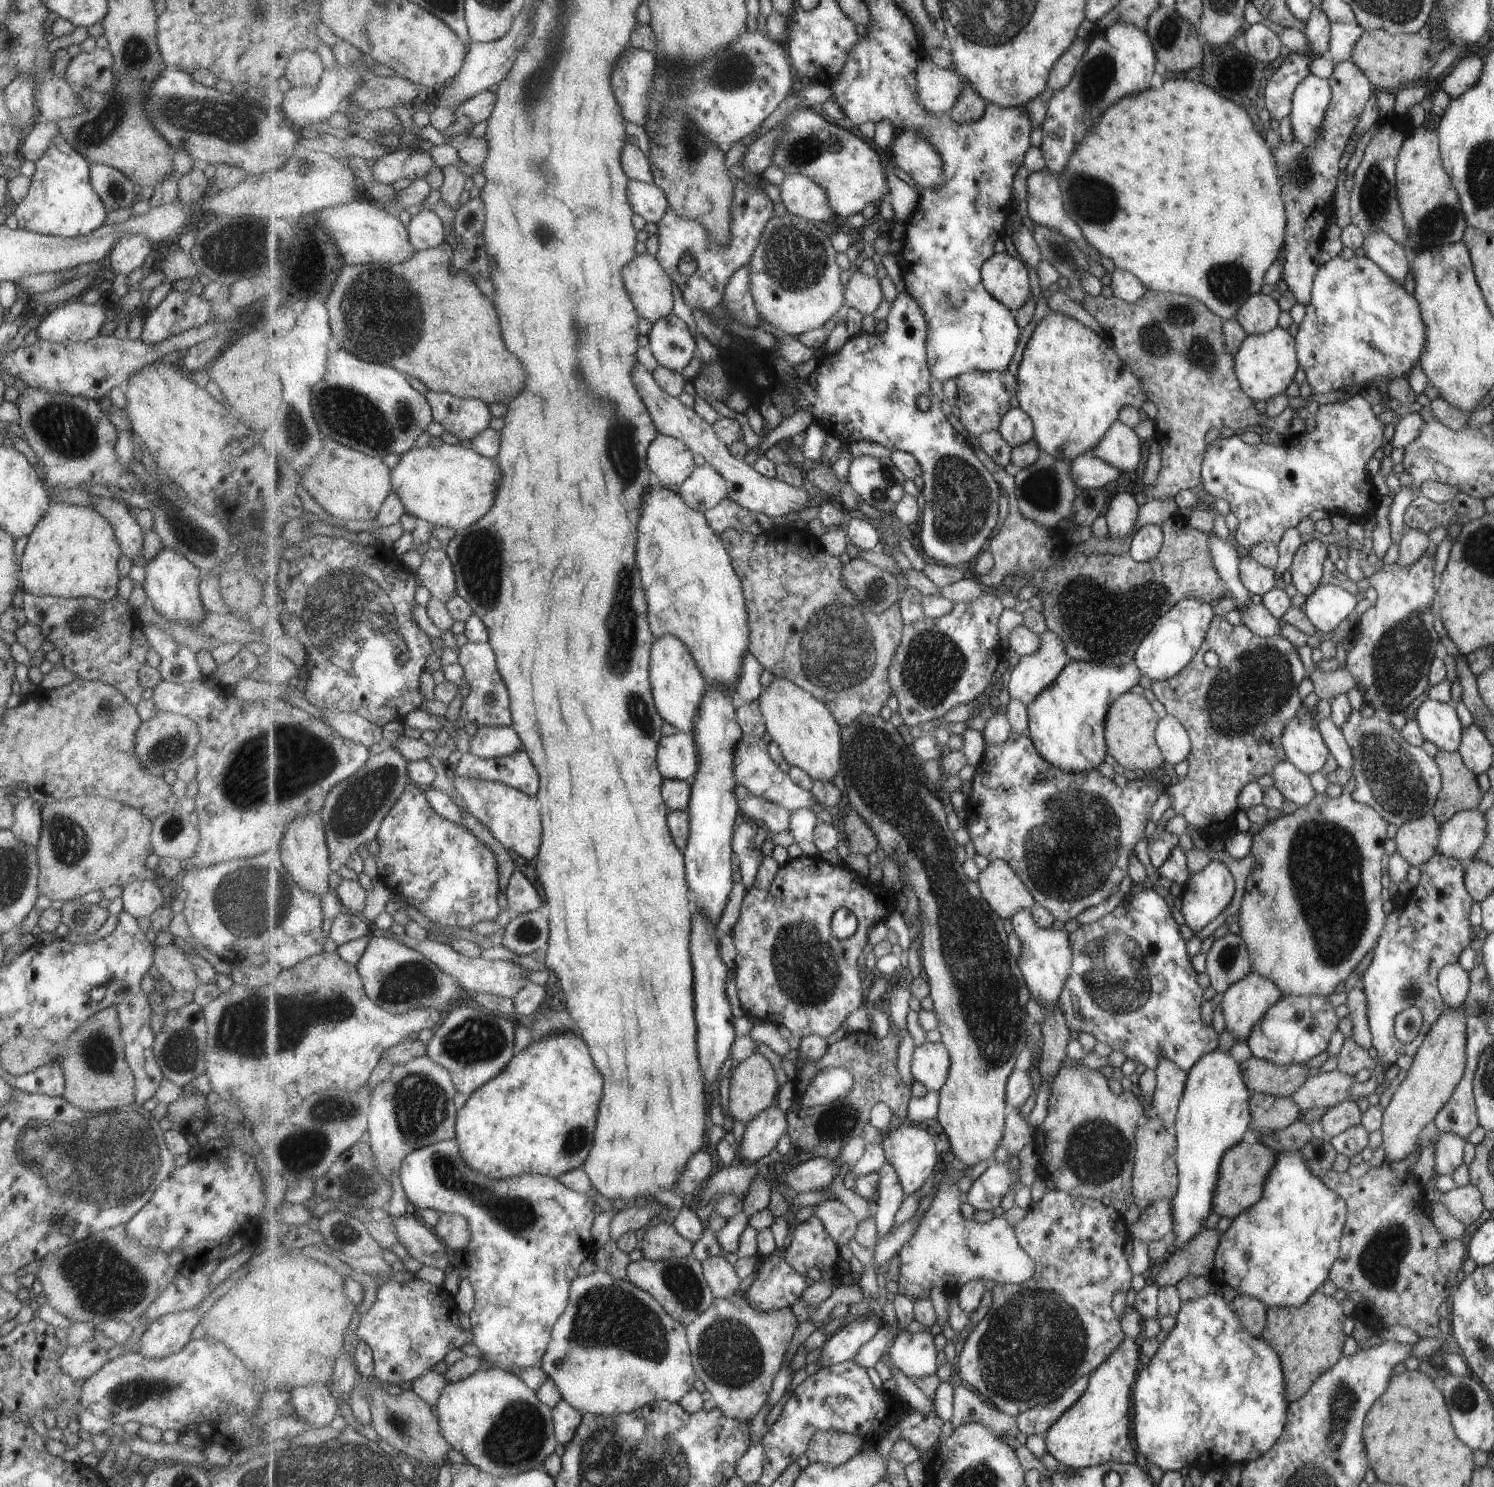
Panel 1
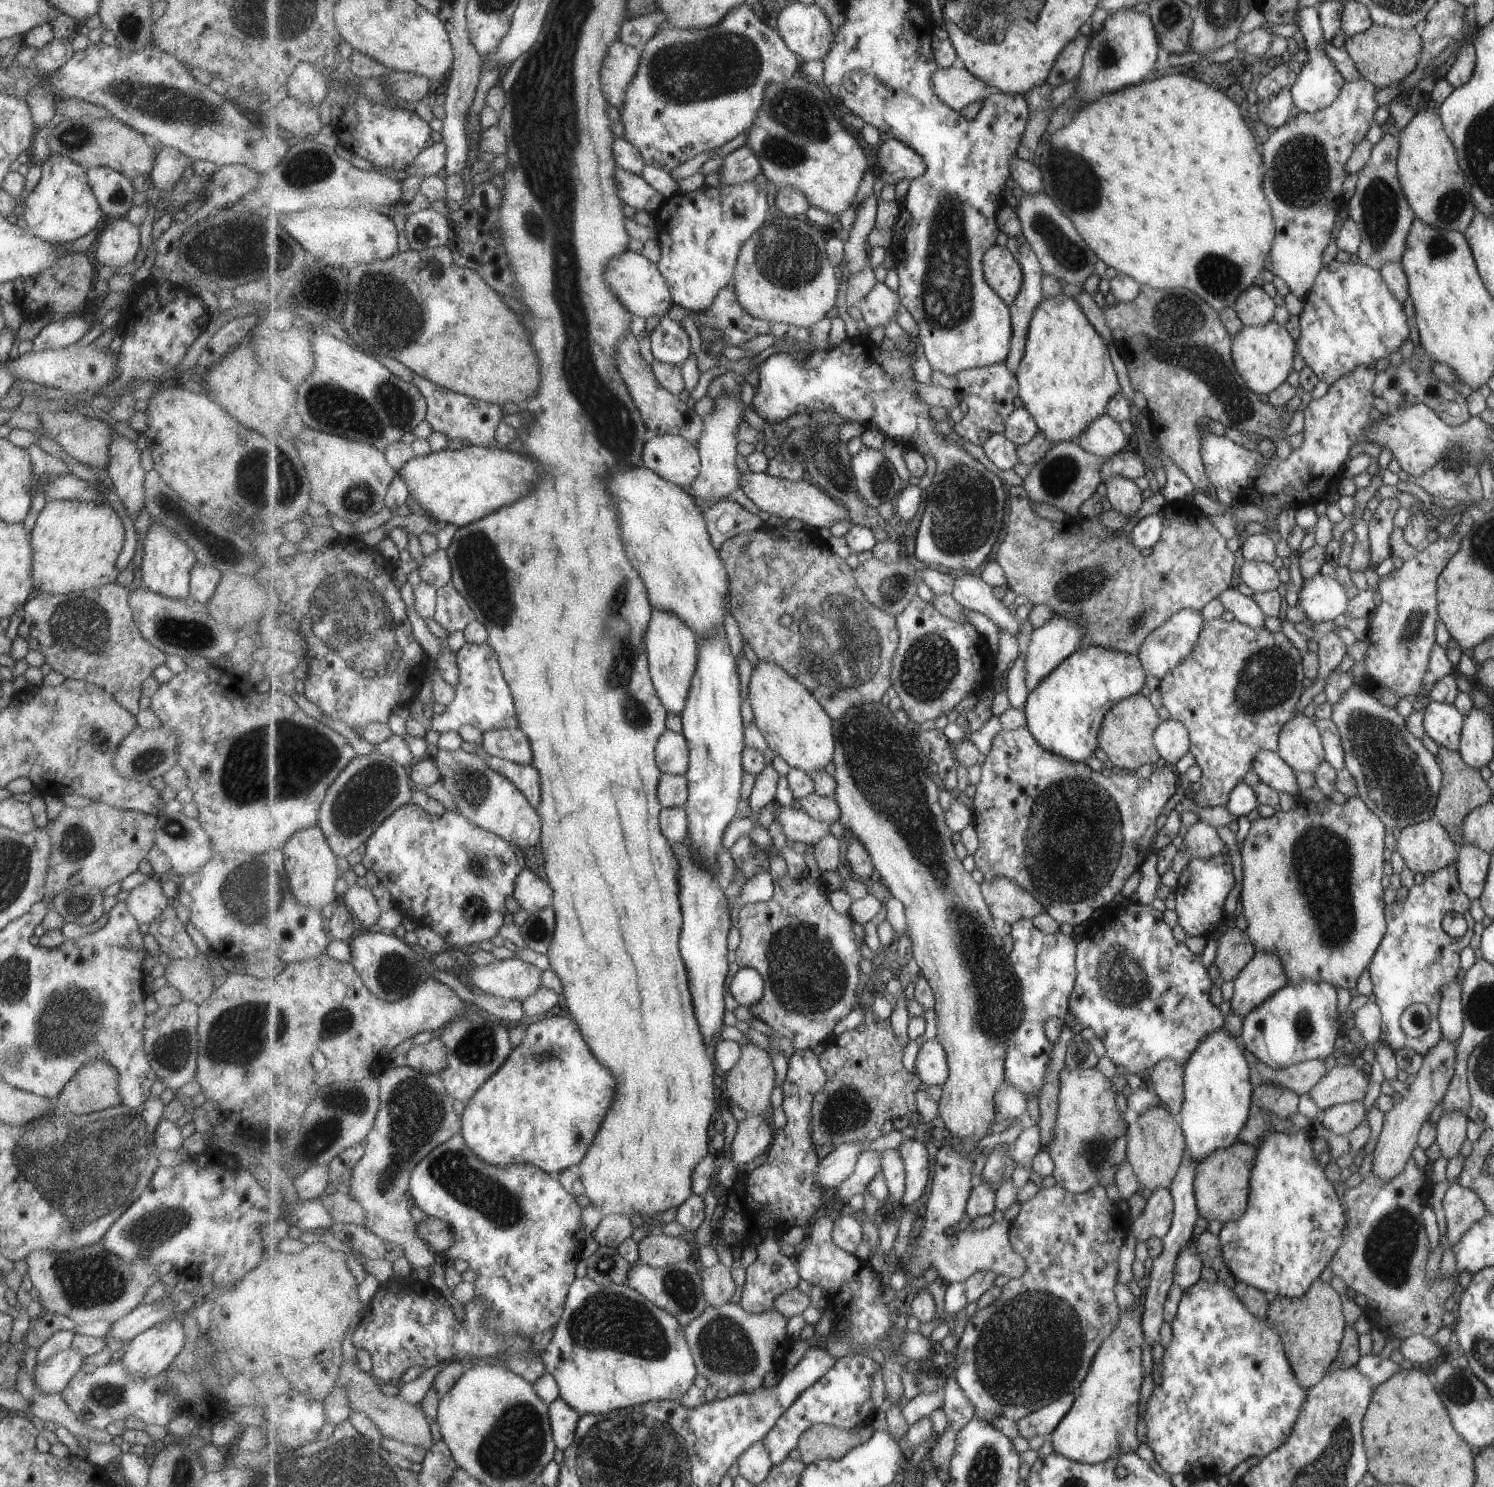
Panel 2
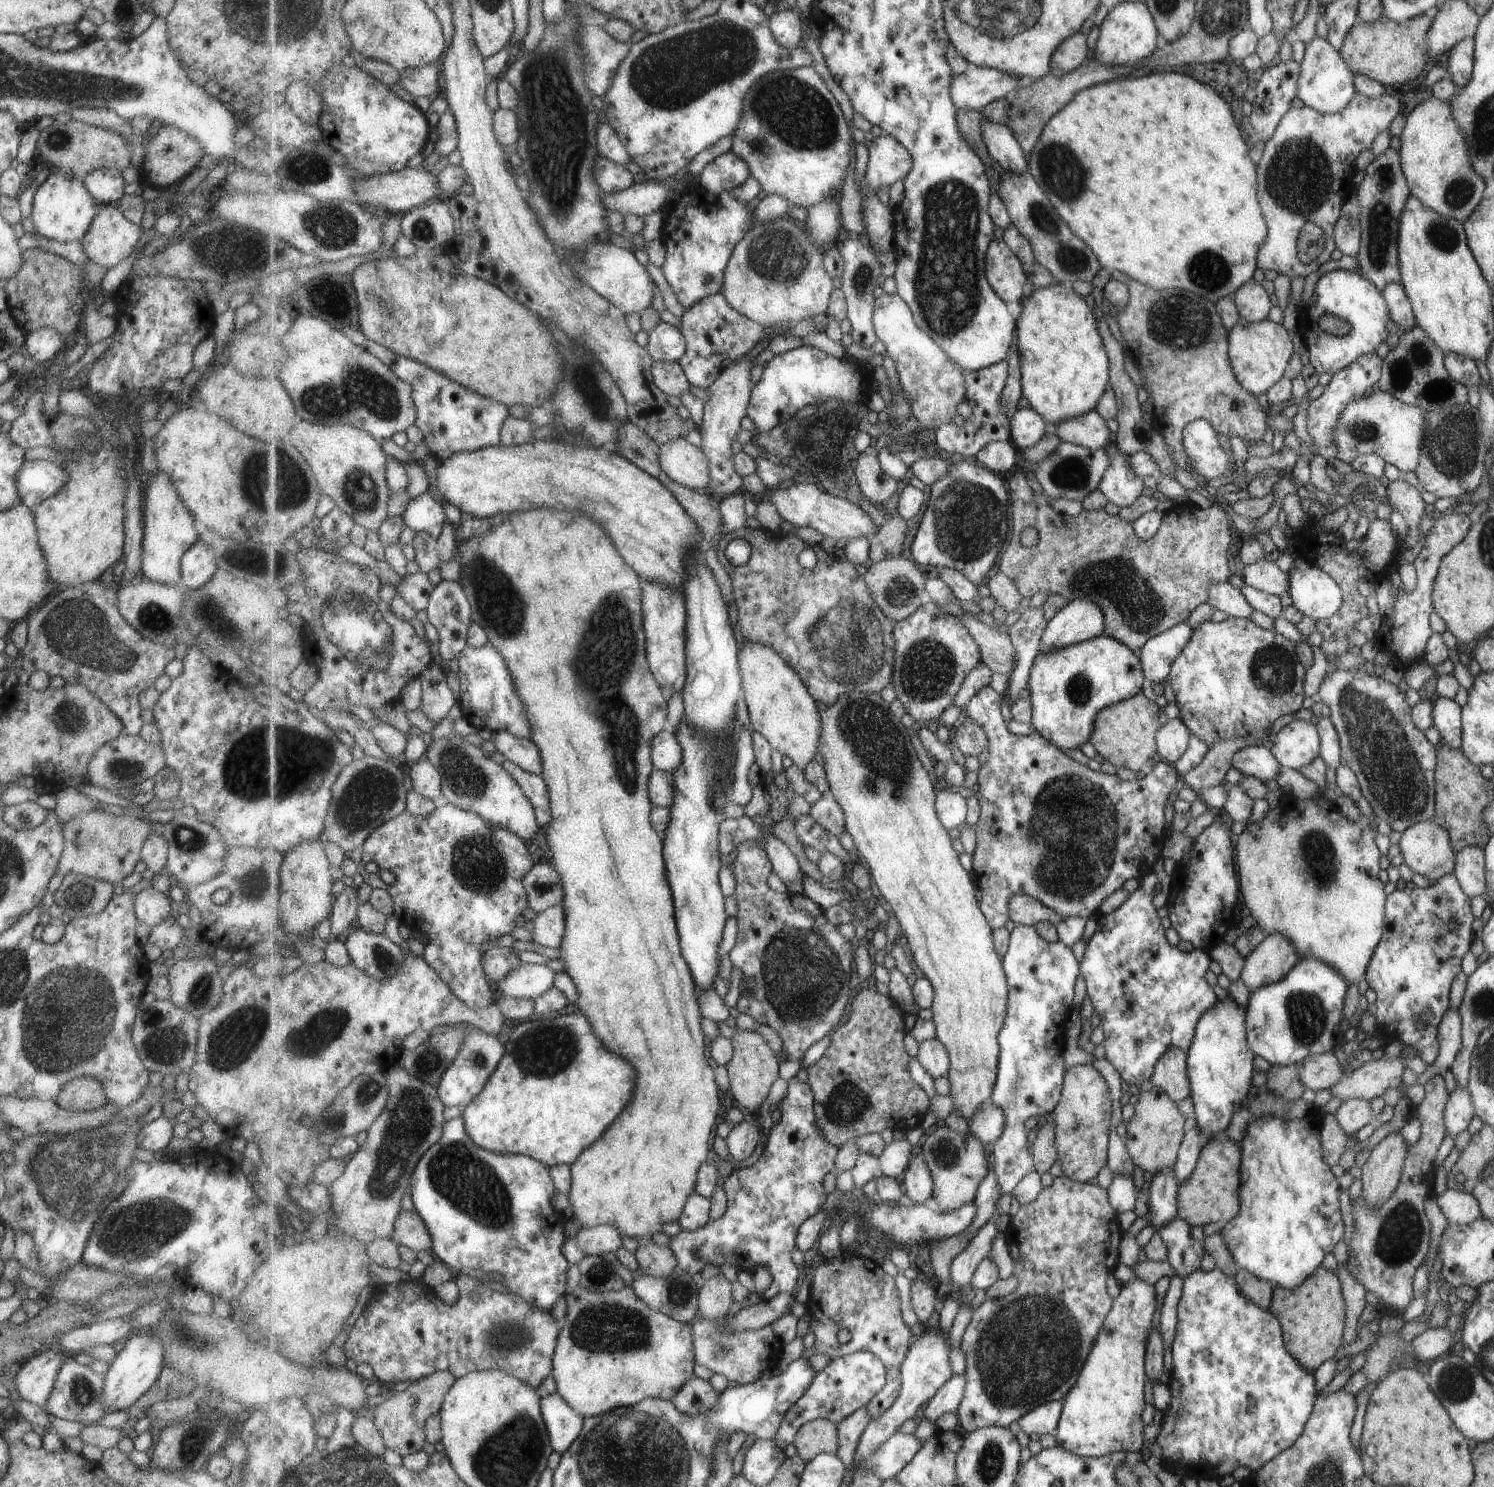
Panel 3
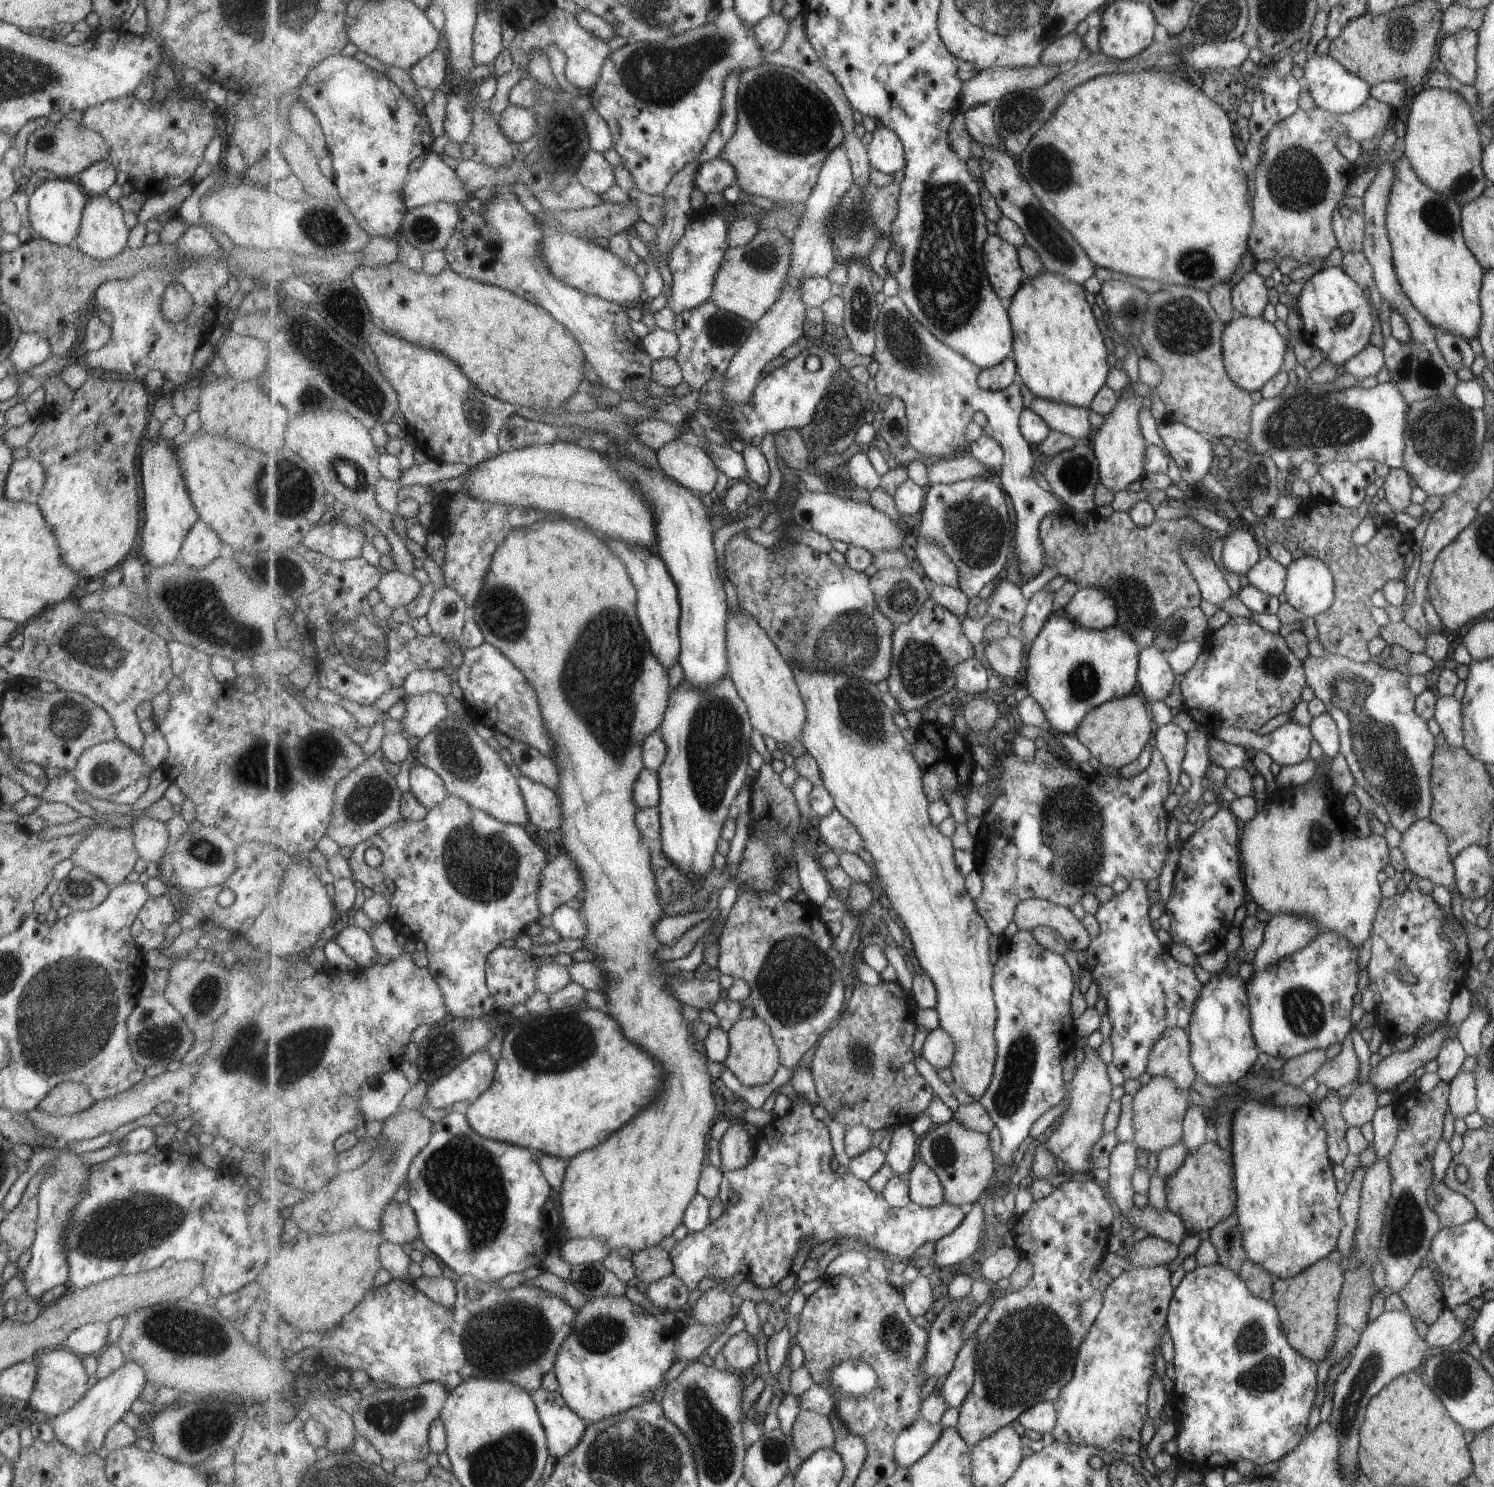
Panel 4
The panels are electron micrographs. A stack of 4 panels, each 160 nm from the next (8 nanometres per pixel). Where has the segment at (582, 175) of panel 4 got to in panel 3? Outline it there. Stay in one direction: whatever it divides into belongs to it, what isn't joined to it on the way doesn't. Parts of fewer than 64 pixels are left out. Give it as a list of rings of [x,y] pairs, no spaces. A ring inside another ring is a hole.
[[[599,156],[594,175],[603,193],[618,193],[635,184],[635,176],[625,165]]]

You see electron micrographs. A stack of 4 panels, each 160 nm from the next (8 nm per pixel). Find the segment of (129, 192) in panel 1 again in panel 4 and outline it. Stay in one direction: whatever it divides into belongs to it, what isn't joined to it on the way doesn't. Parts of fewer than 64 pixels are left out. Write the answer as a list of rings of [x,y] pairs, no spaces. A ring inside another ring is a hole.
[[[100,160],[84,168],[75,180],[89,197],[103,195],[115,182],[116,172],[109,160]]]

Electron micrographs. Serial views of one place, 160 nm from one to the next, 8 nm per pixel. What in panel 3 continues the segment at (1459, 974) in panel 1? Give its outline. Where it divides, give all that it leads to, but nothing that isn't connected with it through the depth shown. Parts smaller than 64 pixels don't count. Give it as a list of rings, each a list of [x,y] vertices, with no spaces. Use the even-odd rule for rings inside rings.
[[[1446,1010],[1437,1030],[1438,1054],[1426,1069],[1417,1075],[1416,1083],[1423,1085],[1429,1078],[1449,1070],[1461,1046],[1460,1014],[1457,1010]]]

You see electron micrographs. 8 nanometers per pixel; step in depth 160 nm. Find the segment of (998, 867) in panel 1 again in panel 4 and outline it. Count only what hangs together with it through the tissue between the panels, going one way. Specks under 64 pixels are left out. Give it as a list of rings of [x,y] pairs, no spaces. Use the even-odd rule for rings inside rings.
[[[1027,899],[1016,910],[1017,928],[1033,931],[1038,926],[1048,926],[1058,930],[1069,944],[1071,950],[1078,952],[1090,944],[1081,921],[1075,919],[1070,908],[1053,904],[1045,899]]]

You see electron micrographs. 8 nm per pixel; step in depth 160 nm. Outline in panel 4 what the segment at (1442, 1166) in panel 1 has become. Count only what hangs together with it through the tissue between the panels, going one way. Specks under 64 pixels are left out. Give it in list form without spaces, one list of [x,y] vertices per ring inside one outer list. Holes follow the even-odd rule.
[[[1460,1071],[1450,1080],[1450,1112],[1453,1117],[1464,1117],[1476,1110],[1476,1084],[1471,1071]]]

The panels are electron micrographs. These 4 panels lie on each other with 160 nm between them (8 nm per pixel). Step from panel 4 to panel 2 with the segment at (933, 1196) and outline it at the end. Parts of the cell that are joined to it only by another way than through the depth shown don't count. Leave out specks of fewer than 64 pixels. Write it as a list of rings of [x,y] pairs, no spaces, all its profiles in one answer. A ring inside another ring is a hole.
[[[907,1139],[898,1149],[906,1166],[906,1191],[901,1202],[904,1205],[917,1202],[931,1182],[931,1160],[923,1142]]]

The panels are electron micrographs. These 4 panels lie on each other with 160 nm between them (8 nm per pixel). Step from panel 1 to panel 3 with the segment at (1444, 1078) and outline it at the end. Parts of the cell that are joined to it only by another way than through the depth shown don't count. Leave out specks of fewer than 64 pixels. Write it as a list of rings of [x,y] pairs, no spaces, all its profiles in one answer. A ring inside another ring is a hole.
[[[1398,1132],[1386,1135],[1360,1166],[1360,1198],[1369,1207],[1377,1207],[1398,1186],[1409,1145]]]

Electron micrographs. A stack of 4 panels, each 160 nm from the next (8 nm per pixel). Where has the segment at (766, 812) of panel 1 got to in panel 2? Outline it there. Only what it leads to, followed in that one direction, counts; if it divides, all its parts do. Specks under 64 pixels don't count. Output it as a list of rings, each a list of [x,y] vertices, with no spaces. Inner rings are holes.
[[[784,804],[778,805],[775,819],[781,824],[785,839],[816,846],[831,832],[828,822],[813,818],[805,809],[791,809]]]

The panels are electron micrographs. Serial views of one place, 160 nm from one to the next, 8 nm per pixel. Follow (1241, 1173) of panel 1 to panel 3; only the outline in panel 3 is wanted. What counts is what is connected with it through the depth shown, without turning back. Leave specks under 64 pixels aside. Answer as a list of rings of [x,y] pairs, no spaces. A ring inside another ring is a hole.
[[[1209,1139],[1199,1151],[1195,1166],[1188,1177],[1178,1184],[1176,1190],[1176,1217],[1190,1227],[1204,1226],[1209,1222],[1225,1224],[1240,1209],[1238,1186],[1240,1184],[1240,1163],[1238,1144],[1227,1140]]]

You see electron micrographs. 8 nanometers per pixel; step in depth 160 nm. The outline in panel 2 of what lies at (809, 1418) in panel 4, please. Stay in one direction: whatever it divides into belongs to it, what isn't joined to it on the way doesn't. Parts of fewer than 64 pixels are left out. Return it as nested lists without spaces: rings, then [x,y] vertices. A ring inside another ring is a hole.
[[[871,1422],[851,1430],[819,1423],[802,1434],[797,1449],[806,1465],[823,1459],[839,1460],[856,1446],[869,1442],[873,1434],[875,1428]]]

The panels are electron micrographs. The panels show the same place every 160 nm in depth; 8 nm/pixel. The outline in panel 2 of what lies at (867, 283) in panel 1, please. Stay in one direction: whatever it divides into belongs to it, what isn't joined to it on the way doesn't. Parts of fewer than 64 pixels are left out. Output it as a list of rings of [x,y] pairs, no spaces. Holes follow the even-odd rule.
[[[876,283],[857,306],[869,328],[884,328],[889,322],[897,320],[899,304],[902,304],[902,298],[898,291],[891,290],[887,284]]]

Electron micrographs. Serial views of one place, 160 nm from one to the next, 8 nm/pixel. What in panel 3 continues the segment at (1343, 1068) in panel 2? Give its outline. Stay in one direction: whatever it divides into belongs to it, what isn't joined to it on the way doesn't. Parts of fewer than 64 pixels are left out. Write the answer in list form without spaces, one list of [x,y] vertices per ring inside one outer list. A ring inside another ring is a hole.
[[[1380,1057],[1370,1059],[1361,1067],[1353,1069],[1349,1076],[1343,1076],[1330,1088],[1333,1096],[1341,1100],[1350,1098],[1364,1098],[1370,1101],[1379,1097],[1387,1088],[1399,1087],[1401,1074],[1406,1068],[1406,1058]]]

